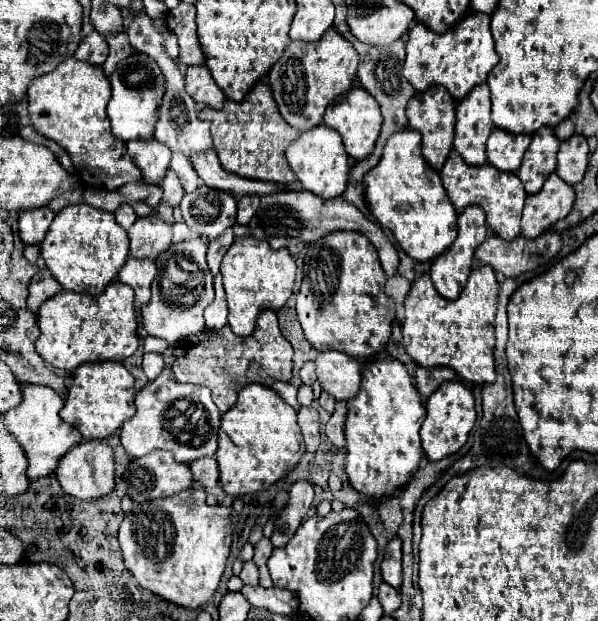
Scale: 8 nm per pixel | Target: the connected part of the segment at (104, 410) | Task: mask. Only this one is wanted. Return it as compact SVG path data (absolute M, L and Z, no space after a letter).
M95 361L83 363L73 373L73 385L69 387L65 405L61 409L61 419L75 425L83 439L105 439L115 433L123 421L135 413L135 389L133 375L117 361Z

